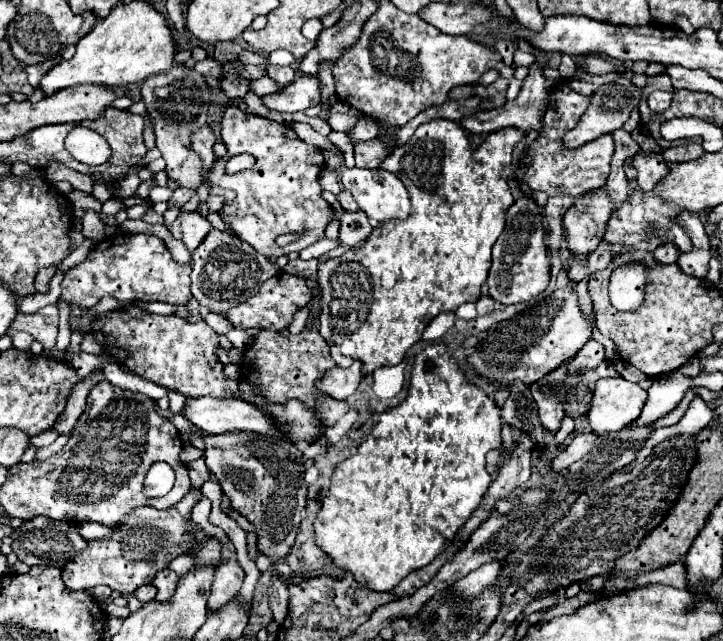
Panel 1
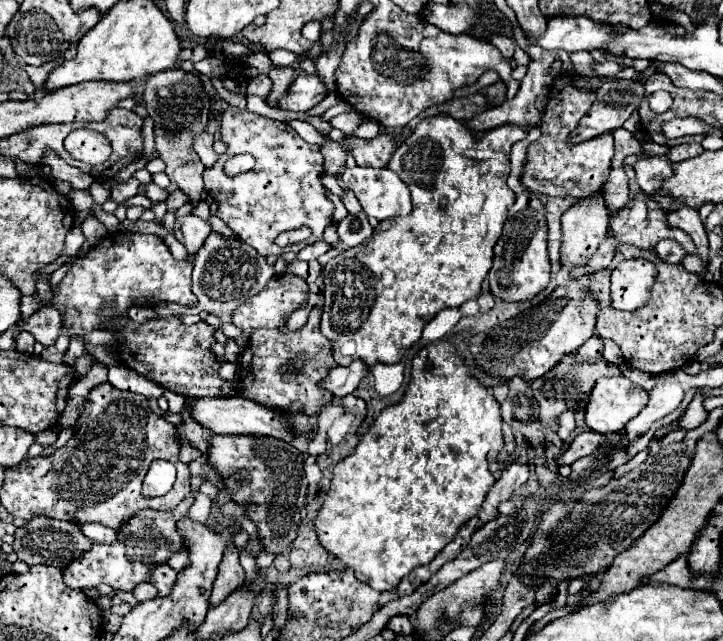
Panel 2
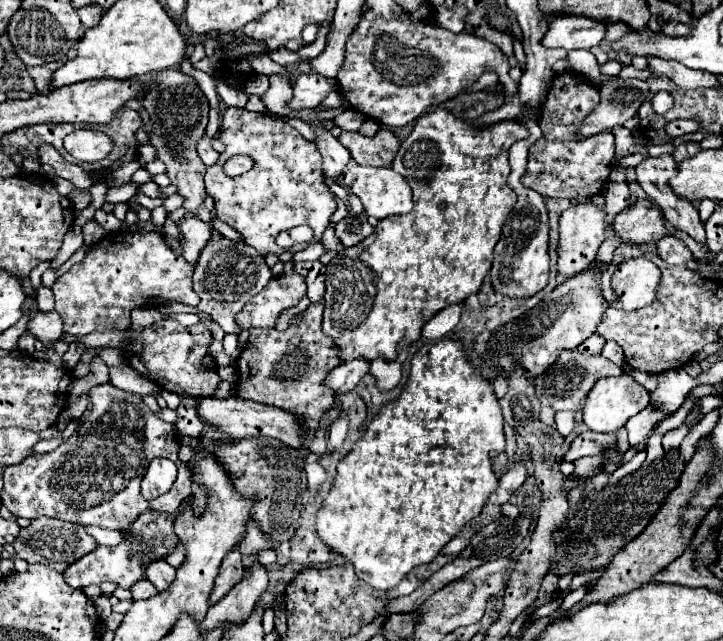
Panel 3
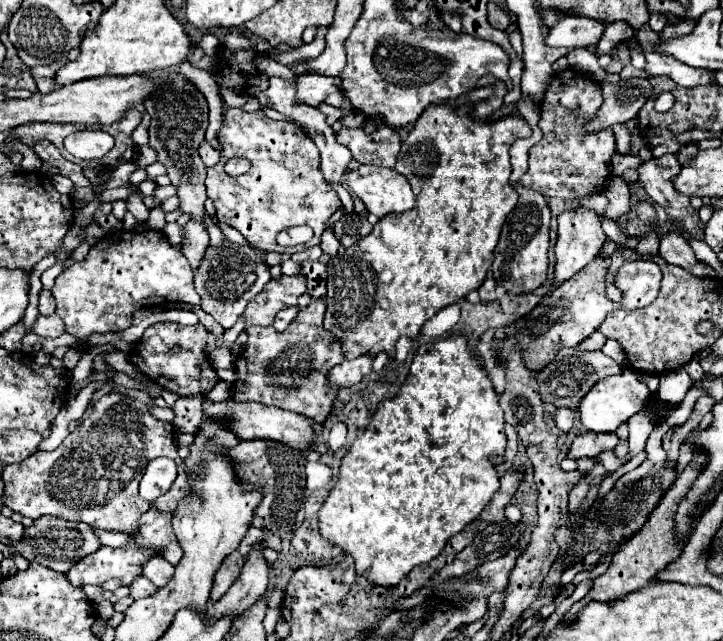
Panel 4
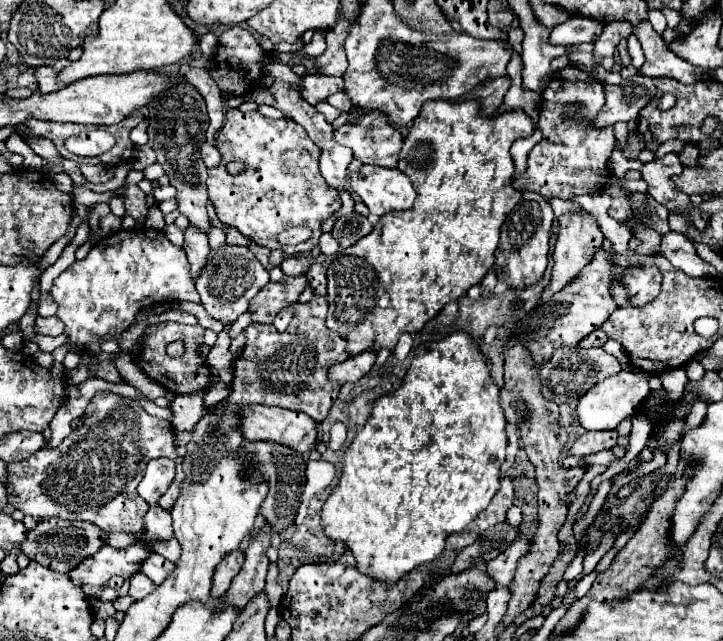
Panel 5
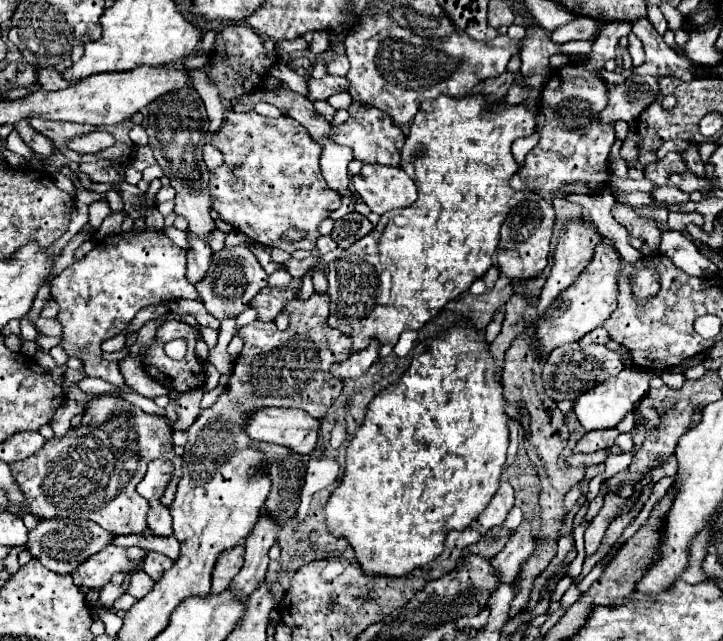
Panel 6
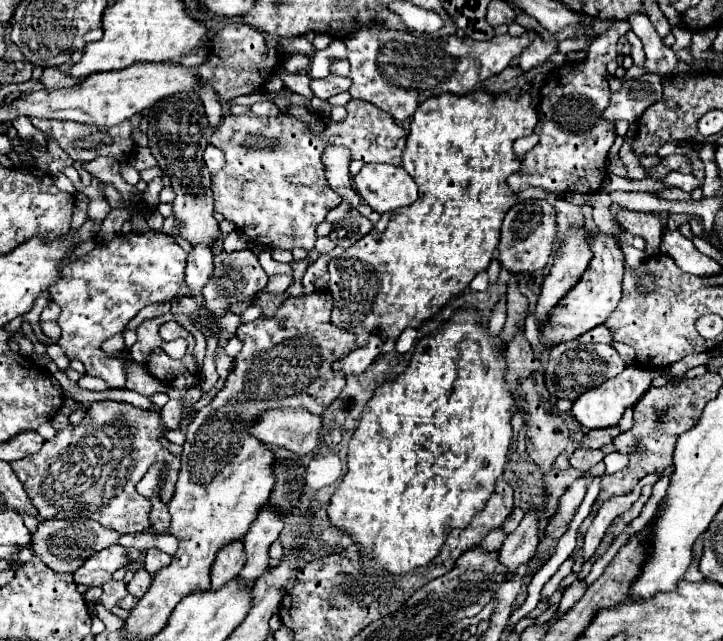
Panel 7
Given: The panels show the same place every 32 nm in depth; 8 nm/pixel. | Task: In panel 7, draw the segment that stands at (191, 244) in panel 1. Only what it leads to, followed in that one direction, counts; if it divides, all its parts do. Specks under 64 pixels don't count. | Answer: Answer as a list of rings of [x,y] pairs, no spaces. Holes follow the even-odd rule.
[[[194,244],[194,250],[188,254],[188,266],[186,266],[186,284],[194,290],[194,300],[204,304],[204,298],[200,296],[200,288],[204,286],[204,280],[212,274],[212,250],[206,244]]]

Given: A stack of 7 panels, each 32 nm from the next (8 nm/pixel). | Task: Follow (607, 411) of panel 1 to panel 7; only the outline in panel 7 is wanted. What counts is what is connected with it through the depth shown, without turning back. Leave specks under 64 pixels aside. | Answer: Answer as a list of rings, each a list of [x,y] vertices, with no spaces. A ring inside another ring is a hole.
[[[628,366],[624,372],[620,372],[618,376],[602,382],[596,388],[586,390],[572,406],[572,414],[576,416],[576,420],[582,424],[582,428],[586,430],[594,430],[594,428],[610,428],[616,426],[620,422],[620,418],[624,416],[626,408],[636,406],[638,400],[644,396],[644,392],[650,388],[652,384],[652,370],[648,368],[638,368],[638,366]]]

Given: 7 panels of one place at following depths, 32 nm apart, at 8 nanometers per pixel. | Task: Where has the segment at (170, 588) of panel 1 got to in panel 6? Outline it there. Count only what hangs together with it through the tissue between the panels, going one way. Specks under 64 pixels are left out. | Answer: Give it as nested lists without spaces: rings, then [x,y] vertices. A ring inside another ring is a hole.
[[[148,552],[148,556],[144,558],[144,564],[142,564],[142,570],[152,578],[152,580],[160,580],[162,576],[164,576],[164,572],[168,570],[168,568],[172,568],[172,560],[170,558],[166,558],[166,556],[162,556],[162,554],[158,554],[158,552]]]

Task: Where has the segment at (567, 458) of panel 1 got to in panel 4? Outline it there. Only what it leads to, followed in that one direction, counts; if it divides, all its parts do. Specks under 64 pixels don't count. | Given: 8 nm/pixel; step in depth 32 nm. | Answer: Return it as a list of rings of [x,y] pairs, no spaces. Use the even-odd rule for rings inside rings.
[[[584,432],[578,434],[568,450],[568,458],[582,458],[582,456],[598,456],[604,450],[614,450],[618,444],[616,434],[596,434],[596,432]]]

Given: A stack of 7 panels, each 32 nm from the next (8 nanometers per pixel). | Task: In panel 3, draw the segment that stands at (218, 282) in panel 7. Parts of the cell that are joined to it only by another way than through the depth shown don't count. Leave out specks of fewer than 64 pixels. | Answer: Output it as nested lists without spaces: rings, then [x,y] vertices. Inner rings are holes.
[[[210,238],[194,266],[194,290],[200,296],[200,304],[196,306],[196,310],[210,314],[226,334],[234,334],[234,330],[238,330],[234,318],[218,318],[218,304],[222,310],[226,310],[228,306],[240,310],[252,296],[256,296],[268,284],[270,278],[270,266],[252,246],[244,242],[232,242],[228,238]]]

